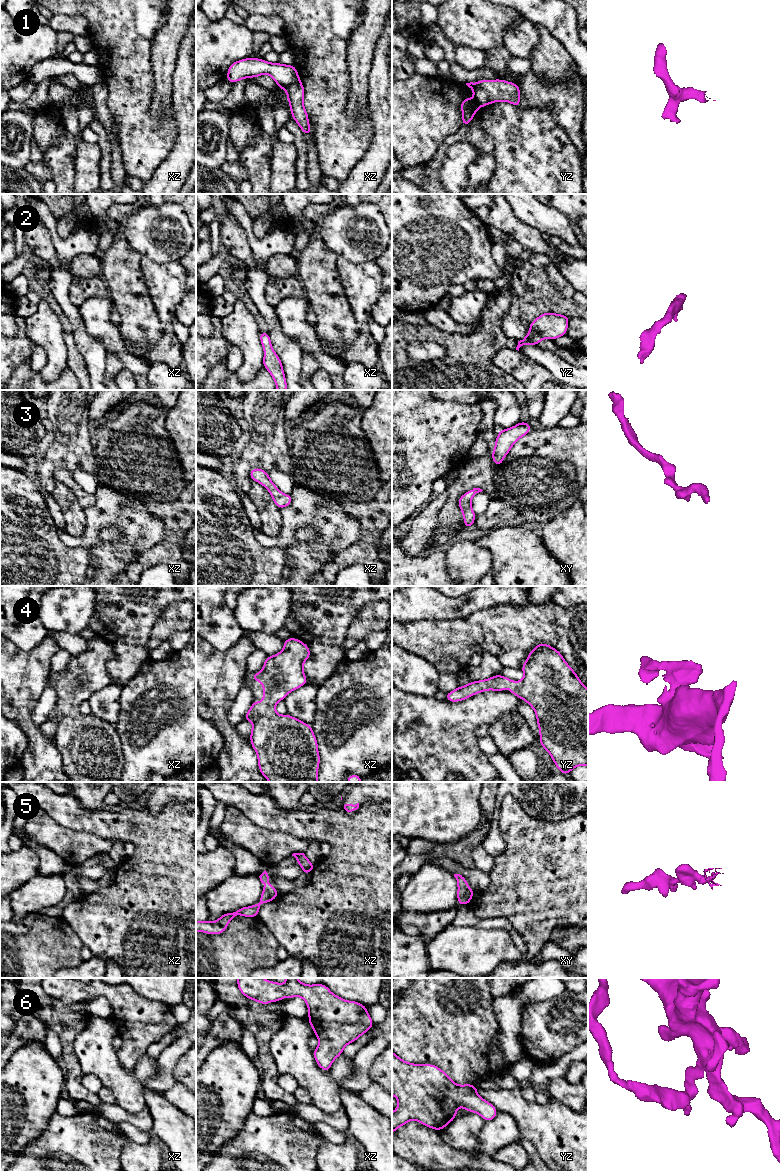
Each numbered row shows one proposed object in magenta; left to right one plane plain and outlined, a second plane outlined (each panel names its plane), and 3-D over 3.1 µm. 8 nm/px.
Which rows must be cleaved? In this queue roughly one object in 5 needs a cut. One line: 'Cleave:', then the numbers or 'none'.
Cleave: 1

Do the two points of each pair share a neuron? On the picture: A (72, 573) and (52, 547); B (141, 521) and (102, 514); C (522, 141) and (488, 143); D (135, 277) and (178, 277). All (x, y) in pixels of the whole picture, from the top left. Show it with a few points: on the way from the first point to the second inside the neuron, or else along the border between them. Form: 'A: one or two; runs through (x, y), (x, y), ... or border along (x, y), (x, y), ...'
A: one; runs through (66, 567), (53, 553)
B: one; runs through (131, 517), (128, 514), (112, 514)
C: two; border along (480, 123), (483, 130), (492, 138), (495, 166)
D: two; border along (141, 257), (140, 269), (149, 296), (152, 299)

